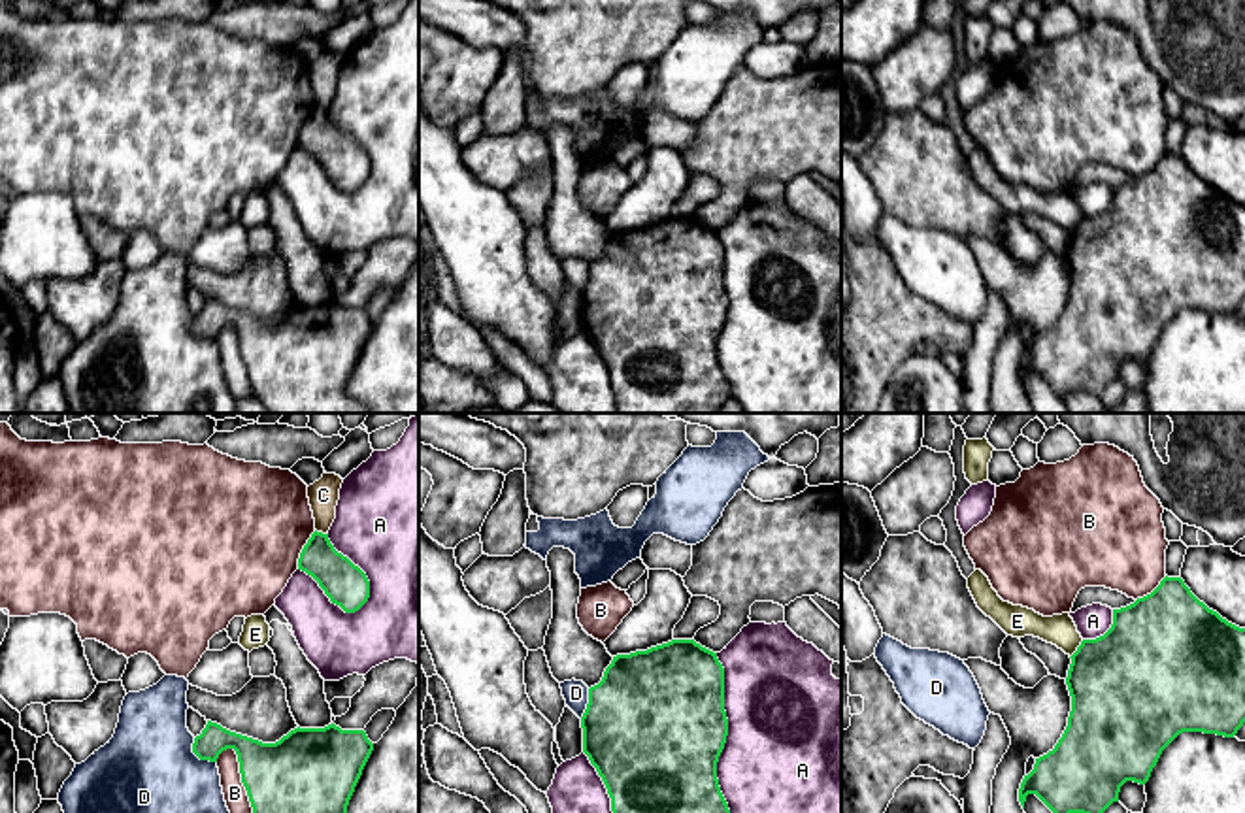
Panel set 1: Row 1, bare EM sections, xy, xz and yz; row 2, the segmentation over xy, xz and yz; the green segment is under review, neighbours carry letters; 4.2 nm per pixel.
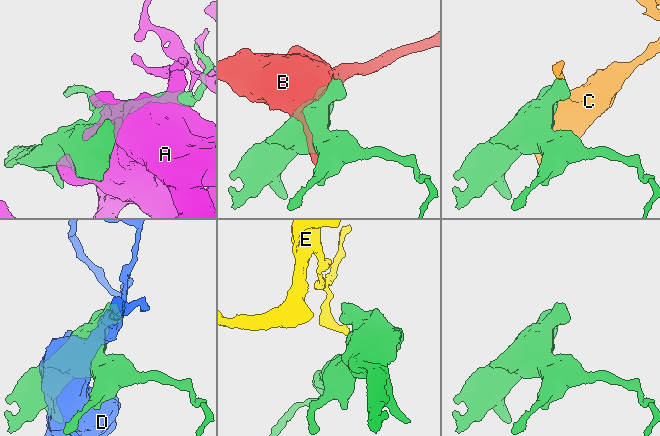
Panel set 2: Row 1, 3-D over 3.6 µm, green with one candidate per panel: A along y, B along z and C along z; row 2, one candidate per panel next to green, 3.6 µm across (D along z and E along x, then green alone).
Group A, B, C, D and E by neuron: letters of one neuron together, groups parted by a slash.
A / B / C / D / E

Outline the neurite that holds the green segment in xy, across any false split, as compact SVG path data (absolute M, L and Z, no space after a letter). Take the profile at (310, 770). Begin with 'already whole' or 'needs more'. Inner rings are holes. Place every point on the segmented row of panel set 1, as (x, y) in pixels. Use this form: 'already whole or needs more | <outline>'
already whole | M211 721L192 743L192 753L209 762L217 762L226 749L238 755L241 783L253 813L347 813L374 743L364 730L341 730L334 722L324 728L298 726L275 743L262 743Z

